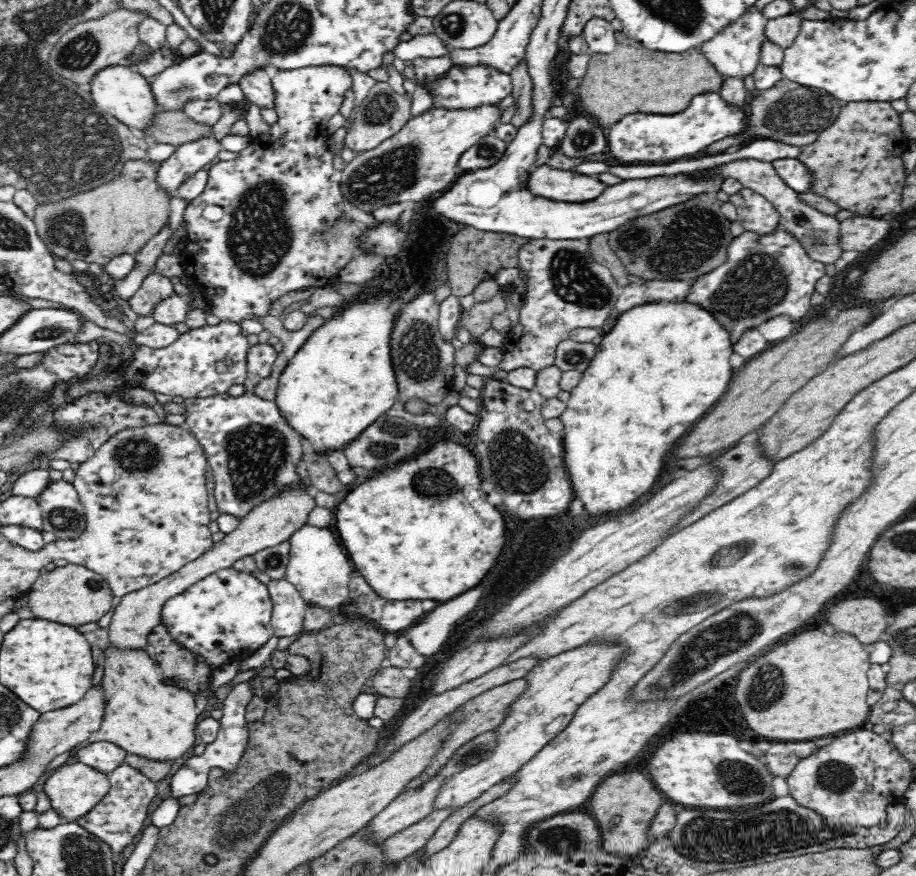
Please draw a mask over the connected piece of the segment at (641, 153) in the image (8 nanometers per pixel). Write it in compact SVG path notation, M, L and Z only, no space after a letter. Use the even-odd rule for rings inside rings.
M719 91L704 92L694 96L690 100L690 106L674 116L662 116L662 114L628 114L624 116L618 124L614 124L608 132L608 154L612 156L614 162L626 162L626 164L668 164L686 156L694 156L698 152L704 152L710 144L718 142L723 138L734 136L745 131L747 127L747 105L732 106L720 96Z

